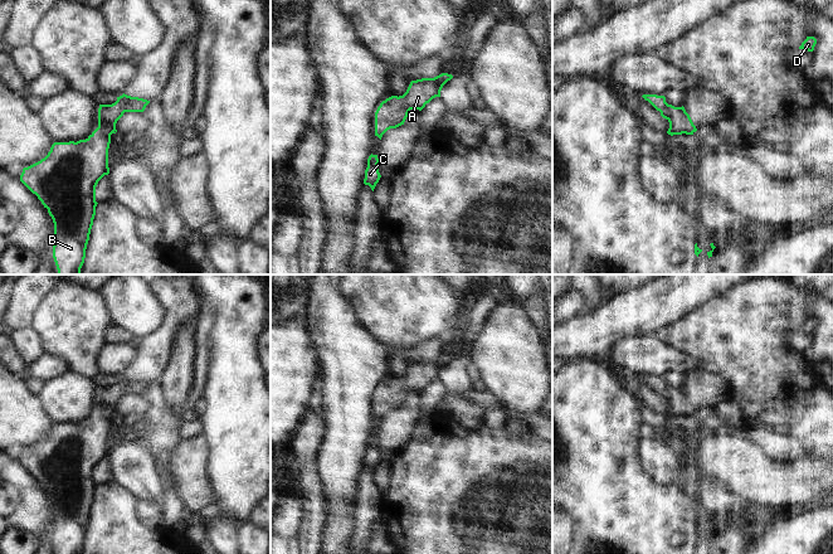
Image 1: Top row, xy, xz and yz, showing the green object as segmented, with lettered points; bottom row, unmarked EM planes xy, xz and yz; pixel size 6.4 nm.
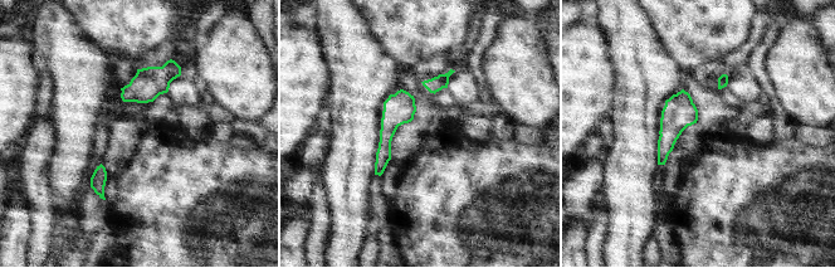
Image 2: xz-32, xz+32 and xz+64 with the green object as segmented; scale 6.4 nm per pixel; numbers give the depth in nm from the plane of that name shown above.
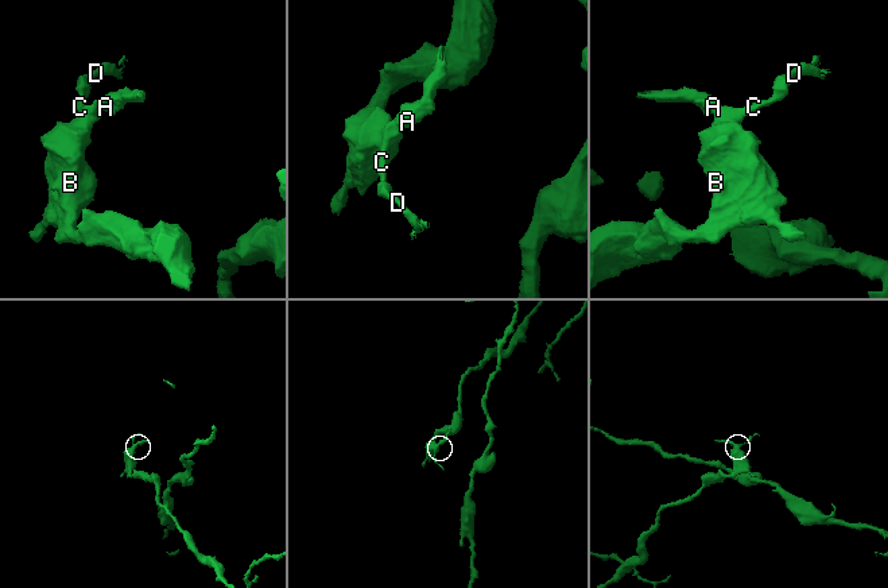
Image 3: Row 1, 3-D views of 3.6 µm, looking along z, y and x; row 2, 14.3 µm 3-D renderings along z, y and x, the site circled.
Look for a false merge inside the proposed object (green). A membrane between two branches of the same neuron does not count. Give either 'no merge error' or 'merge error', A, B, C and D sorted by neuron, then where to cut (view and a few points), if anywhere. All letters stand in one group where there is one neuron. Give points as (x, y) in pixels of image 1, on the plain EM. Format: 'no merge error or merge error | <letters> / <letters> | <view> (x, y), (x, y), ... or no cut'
no merge error | A B C D | no cut

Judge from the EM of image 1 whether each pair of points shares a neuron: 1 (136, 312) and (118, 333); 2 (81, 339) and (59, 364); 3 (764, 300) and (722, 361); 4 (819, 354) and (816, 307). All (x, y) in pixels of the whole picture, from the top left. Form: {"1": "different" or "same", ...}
{"1": "different", "2": "different", "3": "same", "4": "same"}

